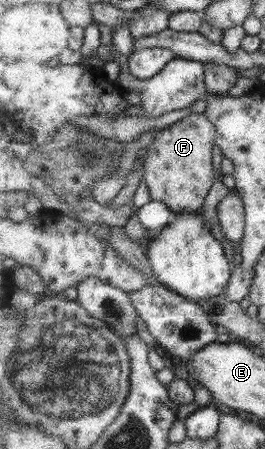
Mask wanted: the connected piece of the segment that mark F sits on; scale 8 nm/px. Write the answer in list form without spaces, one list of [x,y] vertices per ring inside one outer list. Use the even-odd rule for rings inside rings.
[[[192,113],[160,131],[146,147],[144,179],[151,200],[166,203],[175,214],[198,212],[216,180],[212,164],[216,141],[217,127],[204,114]]]

